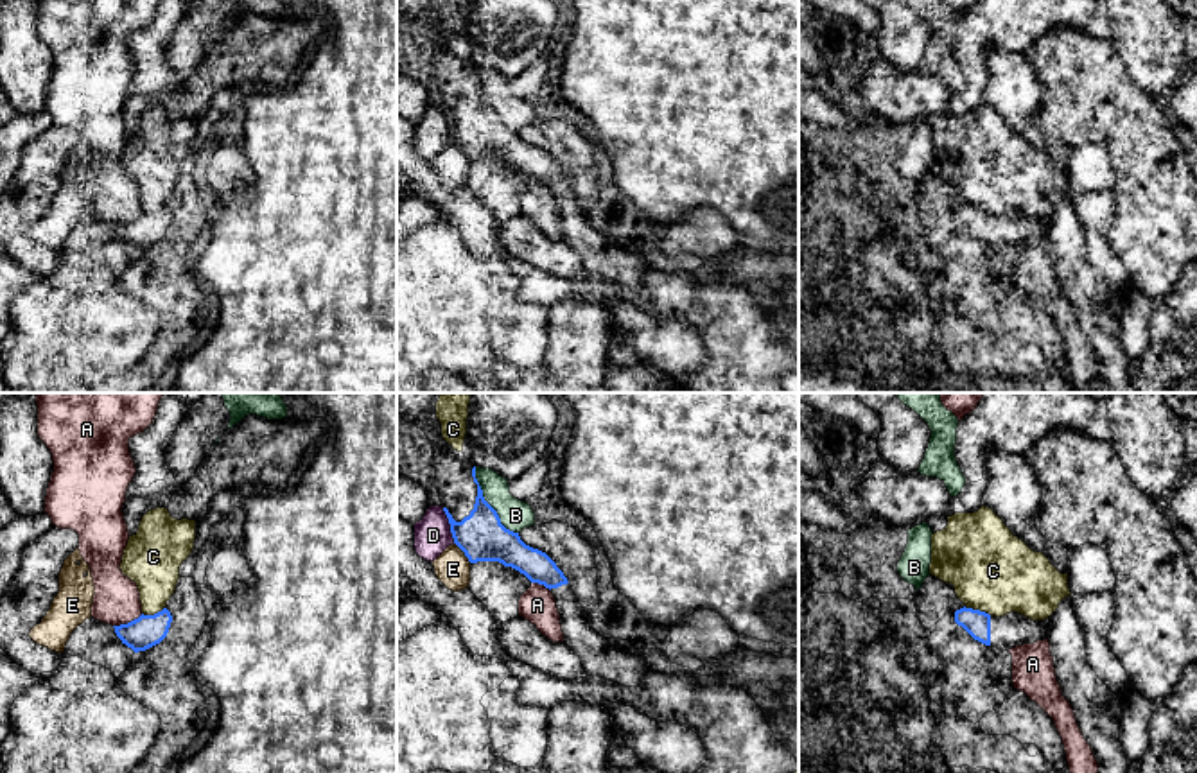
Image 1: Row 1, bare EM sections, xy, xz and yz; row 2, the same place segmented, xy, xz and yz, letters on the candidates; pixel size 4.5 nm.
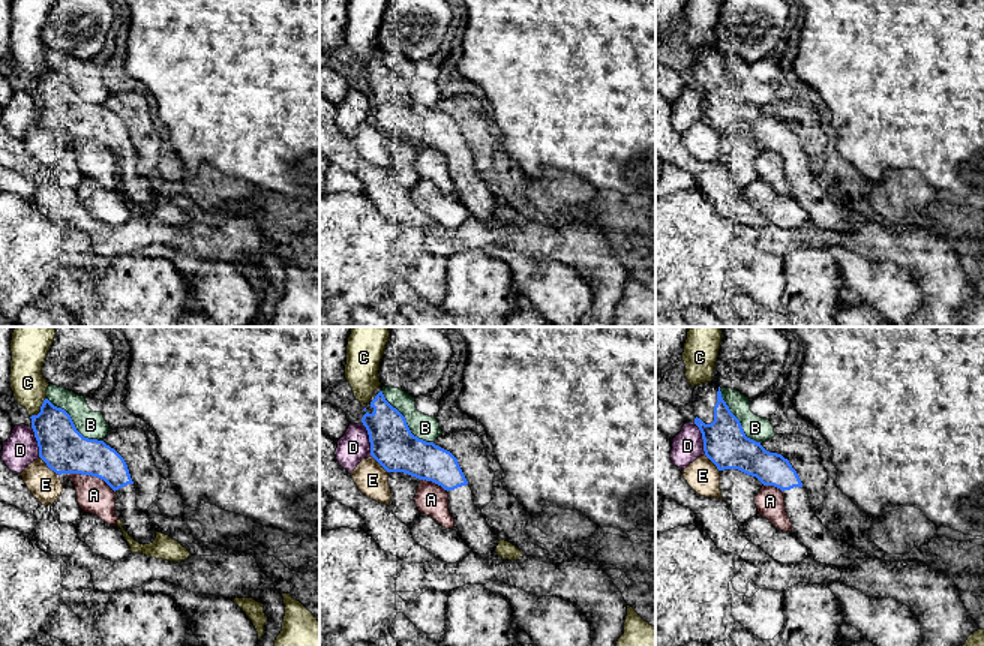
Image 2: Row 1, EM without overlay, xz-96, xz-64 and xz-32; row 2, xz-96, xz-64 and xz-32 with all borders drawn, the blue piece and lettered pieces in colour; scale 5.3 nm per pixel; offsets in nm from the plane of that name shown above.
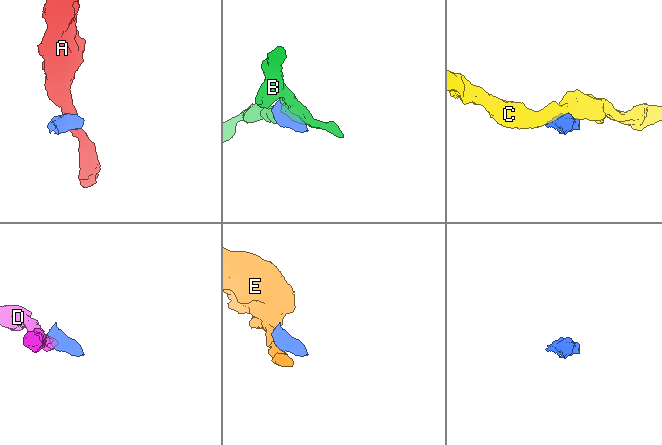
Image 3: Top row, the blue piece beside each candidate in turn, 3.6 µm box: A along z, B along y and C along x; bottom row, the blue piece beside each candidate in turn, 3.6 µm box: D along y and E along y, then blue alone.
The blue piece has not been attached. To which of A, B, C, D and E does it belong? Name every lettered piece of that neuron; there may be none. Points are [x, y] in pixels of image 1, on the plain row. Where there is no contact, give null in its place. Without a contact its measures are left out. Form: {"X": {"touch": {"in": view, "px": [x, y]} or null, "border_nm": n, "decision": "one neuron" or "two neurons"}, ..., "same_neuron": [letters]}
{"A": {"touch": {"in": "xy", "px": [128, 221]}, "border_nm": 150, "decision": "two neurons"}, "B": {"touch": {"in": "xz", "px": [487, 101]}, "border_nm": 360, "decision": "two neurons"}, "C": {"touch": {"in": "yz", "px": [977, 208]}, "border_nm": 130, "decision": "two neurons"}, "D": {"touch": {"in": "xz", "px": [451, 124]}, "border_nm": 170, "decision": "two neurons"}, "E": {"touch": {"in": "xz", "px": [463, 149]}, "border_nm": 120, "decision": "two neurons"}, "same_neuron": []}

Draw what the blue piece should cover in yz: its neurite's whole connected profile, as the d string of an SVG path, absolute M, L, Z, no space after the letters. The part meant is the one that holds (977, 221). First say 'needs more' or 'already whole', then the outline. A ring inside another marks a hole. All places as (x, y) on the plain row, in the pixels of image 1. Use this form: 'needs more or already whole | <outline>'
needs more | M964 204L955 210L955 221L974 239L1003 249L1048 237L1048 228L1043 219L1032 219L1018 210L994 215Z

